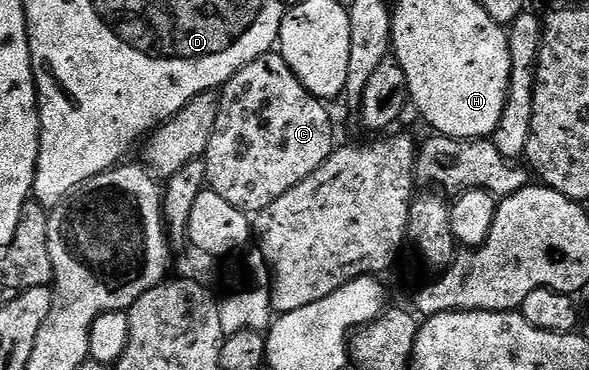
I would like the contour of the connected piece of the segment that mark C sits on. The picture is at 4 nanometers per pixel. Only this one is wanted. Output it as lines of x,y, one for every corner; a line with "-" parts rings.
269,53
250,61
224,84
219,96
218,121
204,150
202,164
210,190
230,201
230,205
239,211
259,213
266,209
266,205
274,205
282,193
294,189
294,185
313,175
332,156
337,146
332,115
324,108
327,106
305,89
279,53

